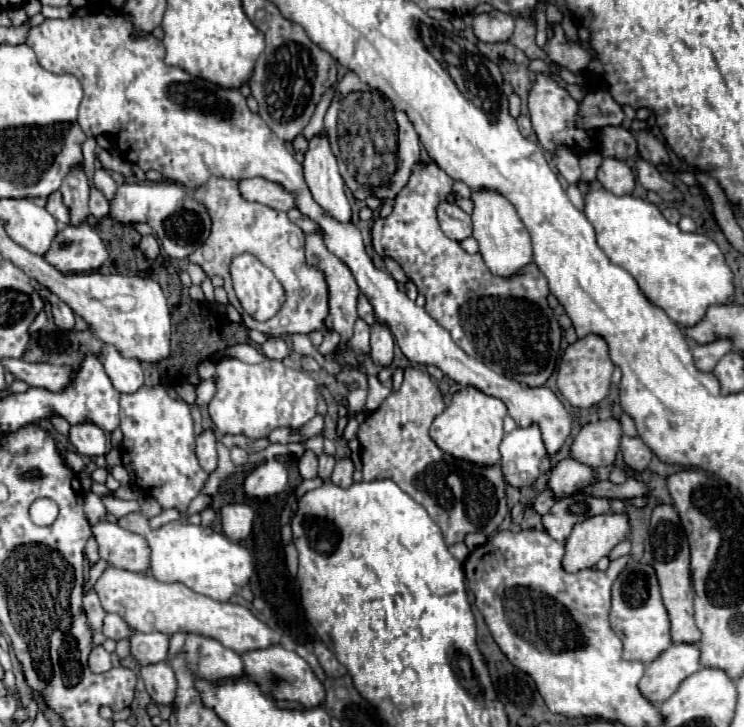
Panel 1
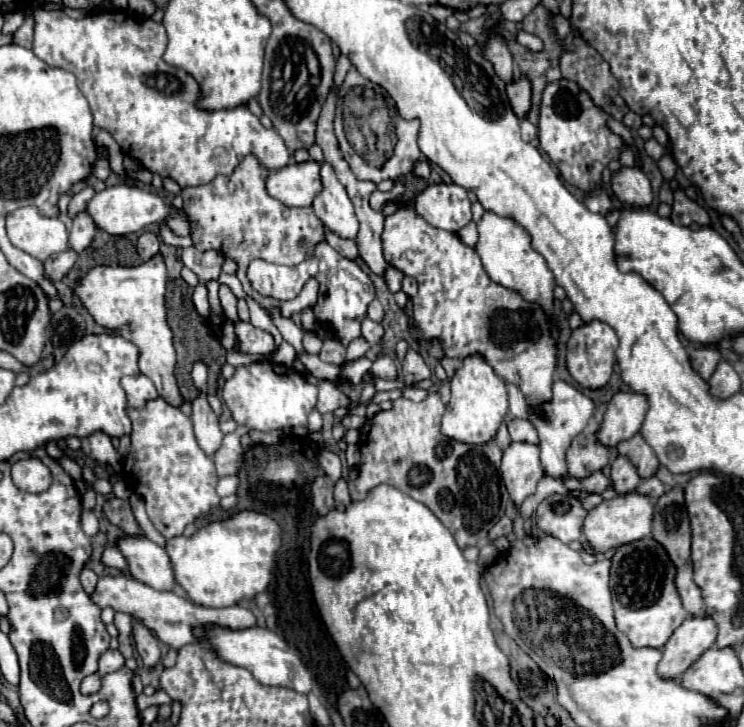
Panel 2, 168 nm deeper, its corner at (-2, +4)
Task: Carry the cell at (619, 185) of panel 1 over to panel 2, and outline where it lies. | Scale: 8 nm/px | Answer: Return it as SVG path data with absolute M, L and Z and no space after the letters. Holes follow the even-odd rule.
M623 167L621 171L613 173L611 177L613 191L617 199L627 207L649 207L653 201L653 191L649 179L643 175L641 169Z

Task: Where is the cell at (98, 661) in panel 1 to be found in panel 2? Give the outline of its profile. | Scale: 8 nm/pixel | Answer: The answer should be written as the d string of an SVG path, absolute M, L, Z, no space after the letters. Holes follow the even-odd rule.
M105 651L99 659L99 673L101 675L107 675L107 673L113 673L117 669L121 669L125 665L125 657L119 653L119 651Z

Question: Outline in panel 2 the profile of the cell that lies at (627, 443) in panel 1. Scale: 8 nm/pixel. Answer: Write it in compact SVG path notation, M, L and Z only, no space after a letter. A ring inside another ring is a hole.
M617 457L615 463L611 465L611 485L615 489L615 493L623 495L623 493L631 493L637 489L639 485L639 475L637 469L633 467L633 463L627 457Z

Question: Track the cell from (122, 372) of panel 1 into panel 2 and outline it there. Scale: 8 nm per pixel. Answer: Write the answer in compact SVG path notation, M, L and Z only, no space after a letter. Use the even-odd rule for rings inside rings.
M145 375L141 377L125 377L121 379L121 385L127 393L127 399L129 399L129 405L135 407L135 409L143 409L147 405L147 401L151 399L157 399L157 391L153 387L153 381Z

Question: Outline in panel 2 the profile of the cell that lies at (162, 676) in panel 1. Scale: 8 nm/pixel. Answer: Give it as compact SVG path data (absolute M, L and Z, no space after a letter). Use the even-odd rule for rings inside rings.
M131 619L133 625L133 639L135 639L135 649L141 655L143 663L153 667L159 659L161 659L161 649L159 649L159 641L157 637L151 633L149 627L143 625L141 619Z

